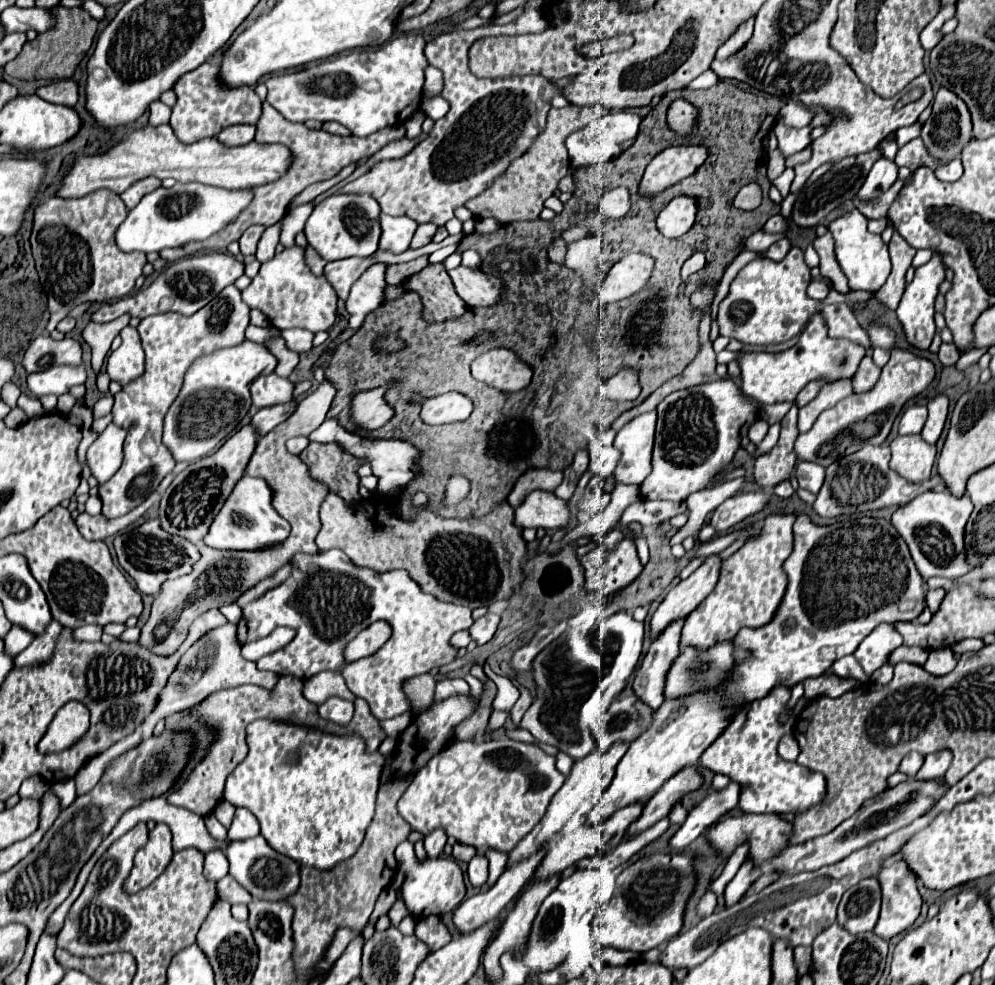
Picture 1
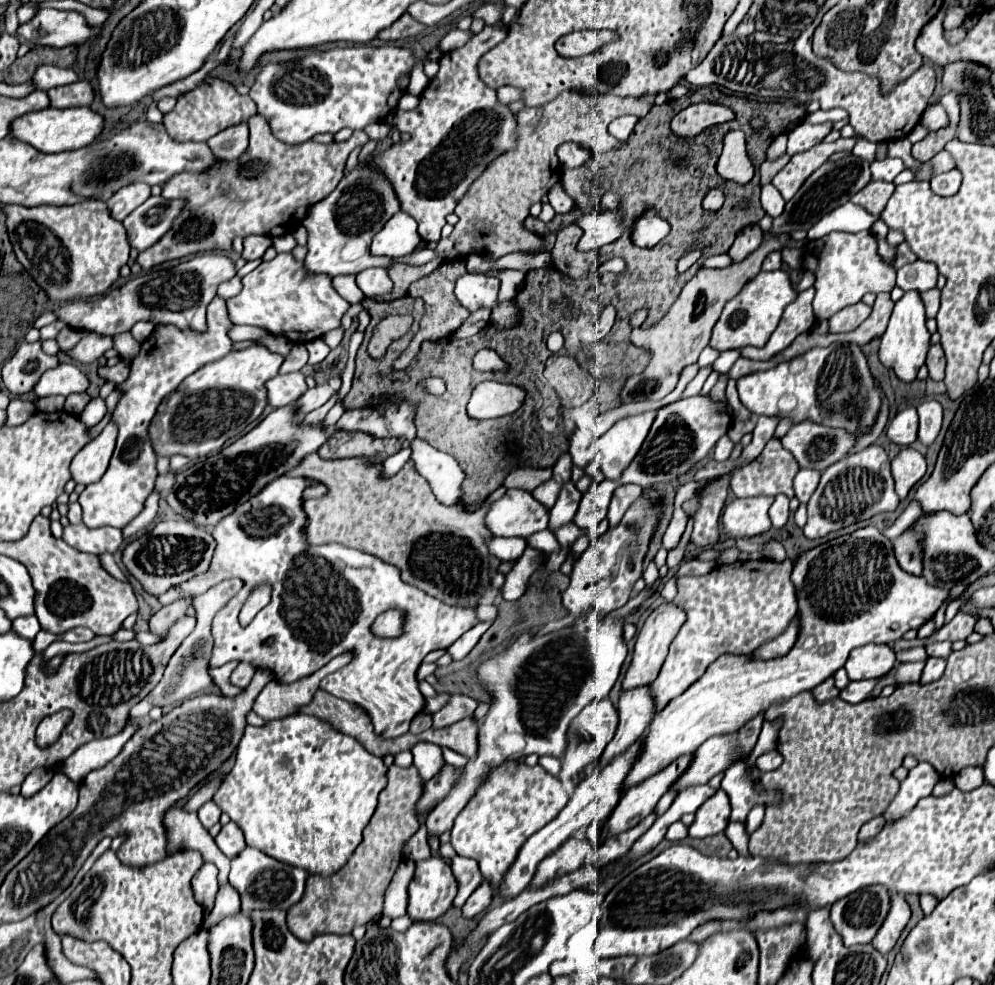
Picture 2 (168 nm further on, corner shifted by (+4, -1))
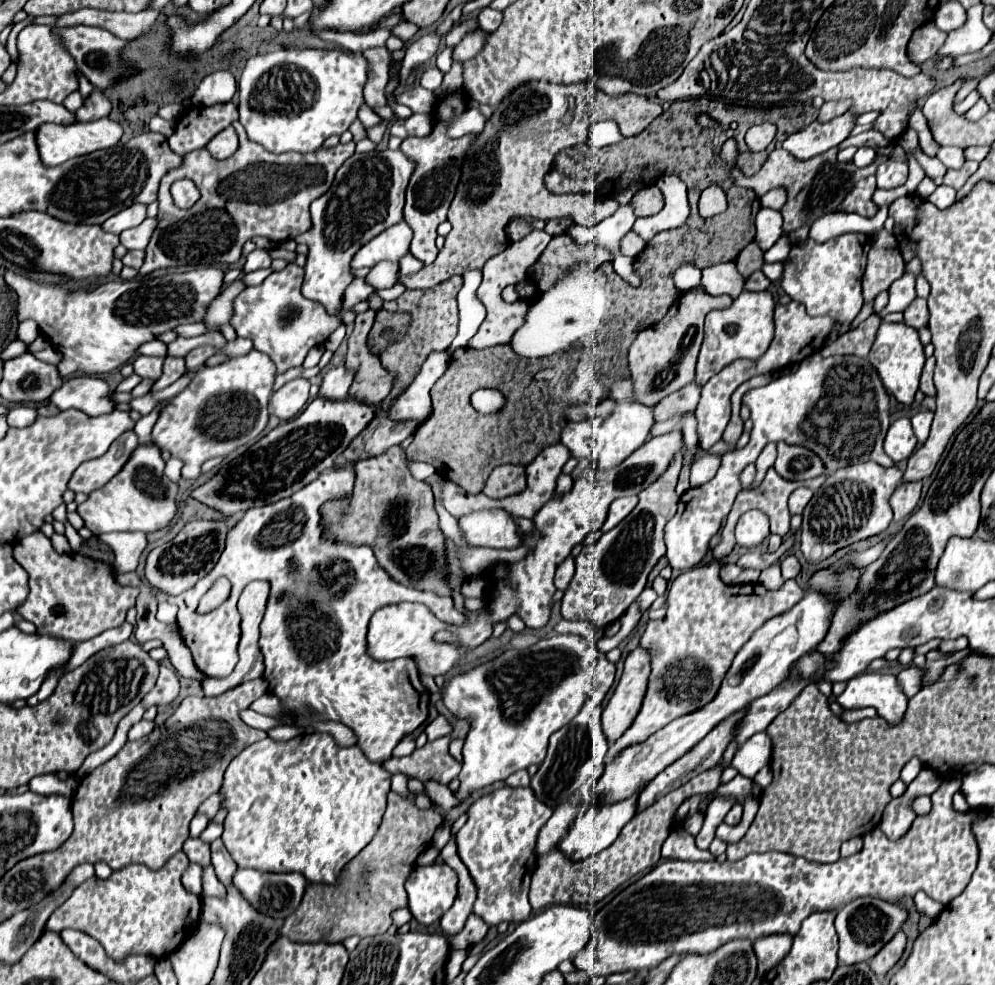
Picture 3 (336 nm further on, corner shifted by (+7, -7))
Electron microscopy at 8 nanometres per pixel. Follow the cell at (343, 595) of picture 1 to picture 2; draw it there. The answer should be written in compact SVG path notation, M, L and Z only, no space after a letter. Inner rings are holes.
M278 477L270 481L264 489L260 489L254 497L250 497L246 503L238 505L232 515L224 517L212 531L212 537L216 541L214 557L210 563L210 573L204 573L188 583L182 585L182 591L172 587L164 595L158 597L160 603L170 603L178 597L184 597L188 593L201 595L208 589L225 579L238 578L244 581L242 591L230 599L230 603L220 609L212 621L212 633L214 633L214 649L212 649L212 667L220 667L232 659L240 661L254 661L266 669L270 669L278 681L292 683L298 681L314 671L318 667L326 665L334 655L340 655L344 651L356 651L356 657L352 663L348 663L344 669L336 671L334 675L328 675L320 687L324 687L328 693L338 695L340 699L354 701L362 705L372 719L372 725L376 733L386 733L386 737L398 737L408 731L410 721L414 715L418 715L424 709L424 697L420 689L416 689L418 679L416 671L424 657L440 647L450 647L462 633L466 633L470 627L478 623L474 609L464 607L452 607L436 597L426 595L424 591L404 583L400 579L400 571L394 565L388 565L380 561L374 555L362 553L358 549L348 549L342 545L320 545L314 547L308 545L306 537L302 535L302 527L306 523L306 513L302 509L302 489L306 487L306 481L300 477ZM256 583L268 583L272 587L272 601L256 615L250 625L242 627L238 621L240 609L254 591ZM390 609L400 609L404 613L404 625L400 637L374 637L372 623L378 615ZM268 637L274 637L274 645L264 645Z

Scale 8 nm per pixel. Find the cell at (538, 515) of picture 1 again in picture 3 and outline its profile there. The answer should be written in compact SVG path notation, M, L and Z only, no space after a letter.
M489 509L489 511L469 513L459 517L457 523L463 539L471 547L511 549L511 547L519 547L521 543L513 517L509 517L507 511Z

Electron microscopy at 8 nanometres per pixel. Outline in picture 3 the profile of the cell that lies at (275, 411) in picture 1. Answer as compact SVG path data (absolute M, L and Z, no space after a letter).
M345 365L333 367L329 373L325 373L319 395L327 397L327 399L345 399L347 391L353 383L353 377L355 377L353 369L347 369Z

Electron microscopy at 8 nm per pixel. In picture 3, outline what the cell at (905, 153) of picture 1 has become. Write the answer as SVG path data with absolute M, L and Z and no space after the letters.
M965 161L965 165L961 169L949 169L945 175L945 185L959 191L965 185L965 181L977 171L977 167L979 167L977 161Z

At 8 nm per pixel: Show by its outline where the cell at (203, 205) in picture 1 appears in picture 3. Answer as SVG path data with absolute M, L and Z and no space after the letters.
M145 219L139 227L127 229L119 235L120 243L123 243L127 249L145 249L151 235L155 229L155 219Z

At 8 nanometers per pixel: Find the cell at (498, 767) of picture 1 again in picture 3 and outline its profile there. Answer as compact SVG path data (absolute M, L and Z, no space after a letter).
M503 787L503 789L497 789L493 793L483 795L481 799L477 799L469 807L467 813L469 813L469 819L457 833L457 847L459 847L459 857L465 863L465 867L469 869L469 875L477 887L477 899L473 905L473 913L477 917L481 917L487 925L499 925L503 921L521 923L521 921L529 919L531 905L529 905L527 895L529 895L529 879L531 879L531 873L537 863L535 843L537 843L539 829L543 827L543 823L547 823L553 809L539 803L539 799L535 799L535 795L531 795L529 787L525 787L525 789Z

